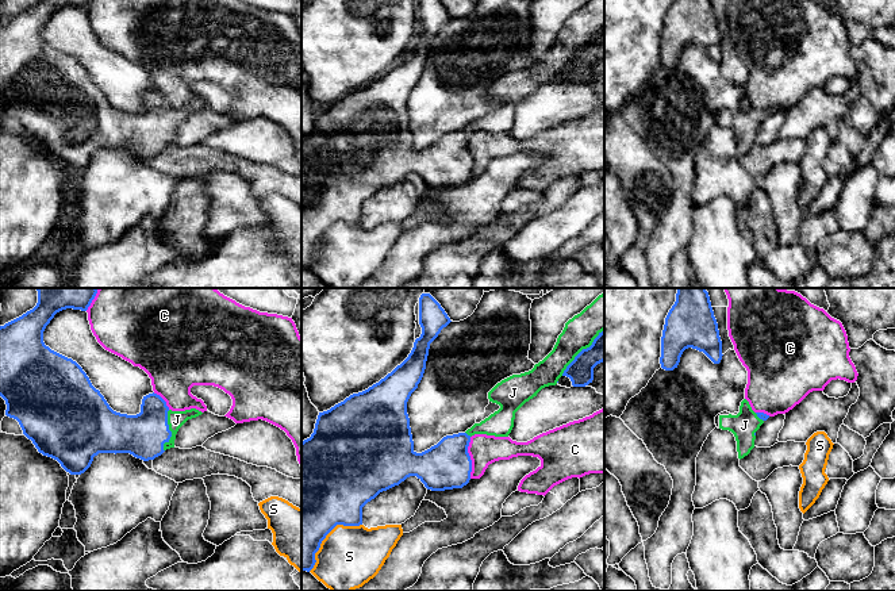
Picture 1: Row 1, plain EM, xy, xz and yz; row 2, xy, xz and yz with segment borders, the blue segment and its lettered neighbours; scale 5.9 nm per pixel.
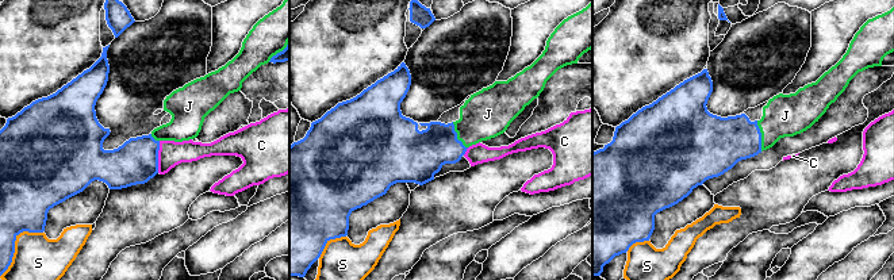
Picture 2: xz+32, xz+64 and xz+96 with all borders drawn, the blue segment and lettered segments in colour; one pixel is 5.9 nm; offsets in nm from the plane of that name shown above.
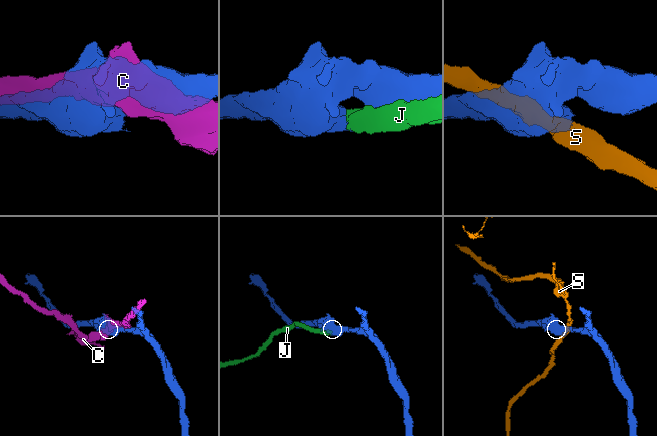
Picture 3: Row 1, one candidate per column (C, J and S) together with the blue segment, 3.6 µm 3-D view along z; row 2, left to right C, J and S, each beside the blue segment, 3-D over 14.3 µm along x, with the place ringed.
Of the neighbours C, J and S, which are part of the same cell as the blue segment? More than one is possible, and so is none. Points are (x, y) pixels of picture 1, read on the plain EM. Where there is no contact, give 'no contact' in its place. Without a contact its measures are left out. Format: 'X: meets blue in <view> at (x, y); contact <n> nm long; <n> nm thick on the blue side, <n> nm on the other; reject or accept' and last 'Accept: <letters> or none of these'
C: meets blue in xz at (469, 154); contact 240 nm long; 280 nm thick on the blue side, 180 nm on the other; reject
J: meets blue in xz at (582, 48); contact 380 nm long; 160 nm thick on the blue side, 190 nm on the other; accept
S: meets blue in xz at (326, 231); contact 420 nm long; 500 nm thick on the blue side, 360 nm on the other; reject
Accept: J

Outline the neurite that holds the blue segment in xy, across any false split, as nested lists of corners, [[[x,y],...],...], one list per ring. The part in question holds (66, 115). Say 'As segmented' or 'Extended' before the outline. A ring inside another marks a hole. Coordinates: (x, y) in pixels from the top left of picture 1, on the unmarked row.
Extended. [[[37,0],[32,7],[0,23],[0,93],[7,101],[5,112],[19,119],[23,131],[39,150],[57,157],[70,172],[84,170],[99,150],[130,150],[143,158],[154,157],[166,146],[174,145],[176,131],[188,116],[203,111],[196,105],[172,108],[154,89],[143,93],[141,110],[137,112],[114,108],[76,58],[51,47],[43,39],[43,28],[57,9],[66,5],[87,8],[89,3],[91,0]]]

